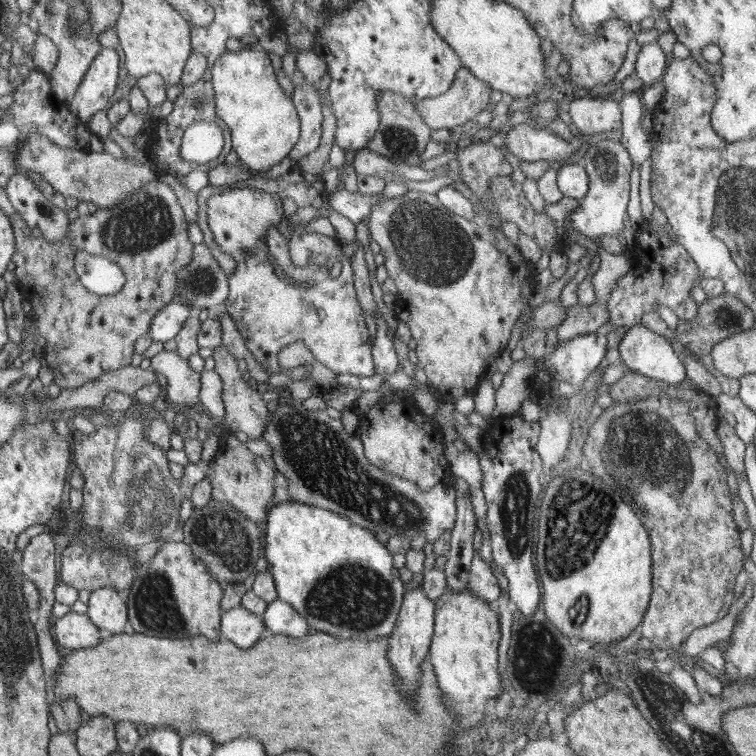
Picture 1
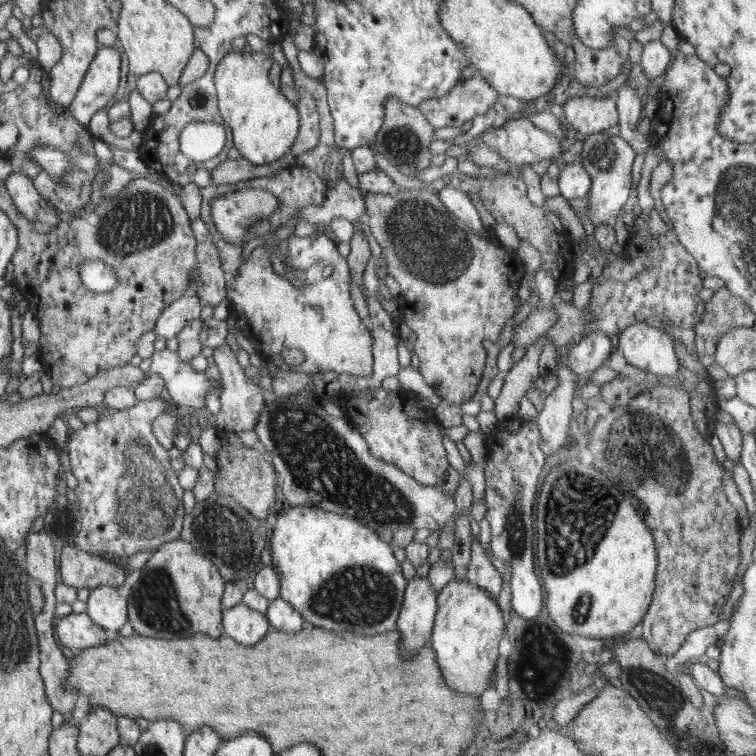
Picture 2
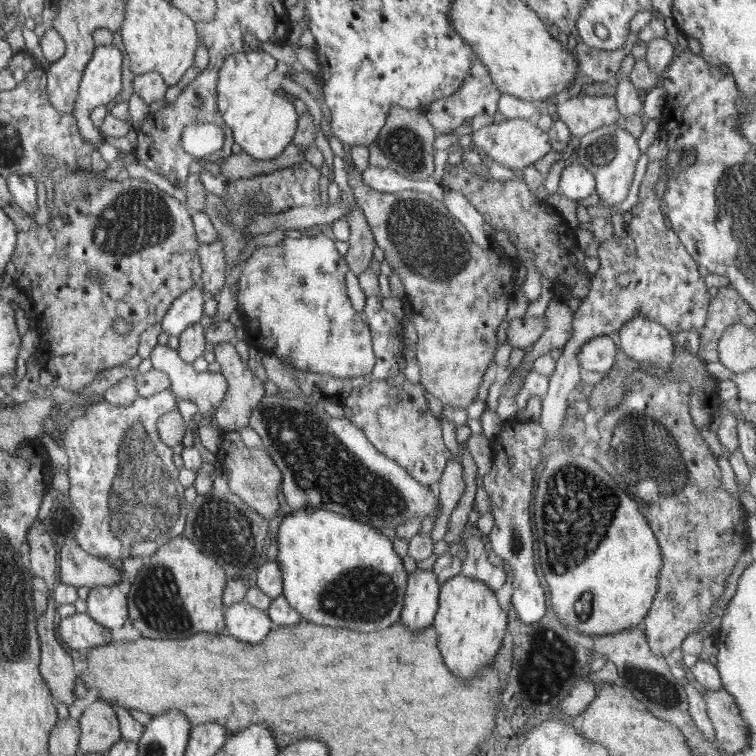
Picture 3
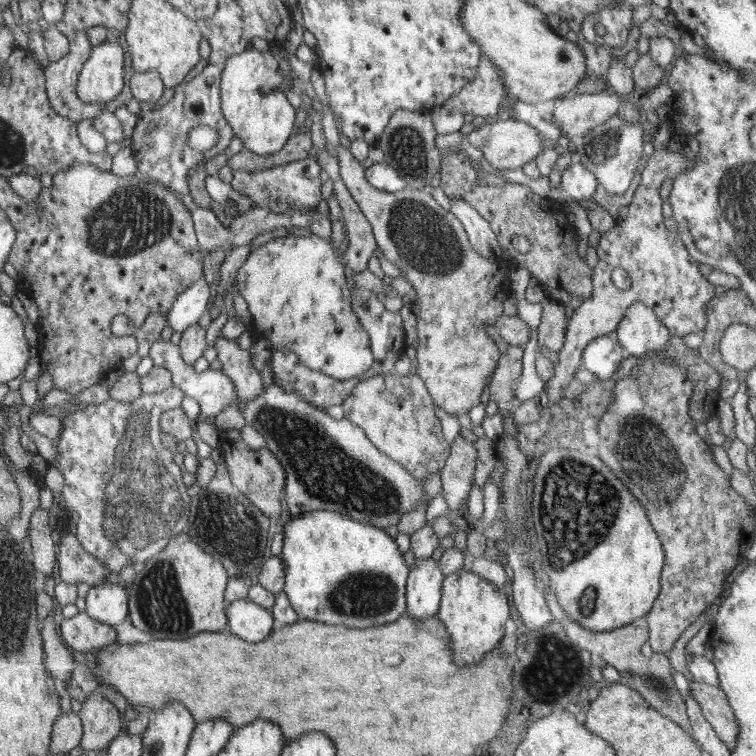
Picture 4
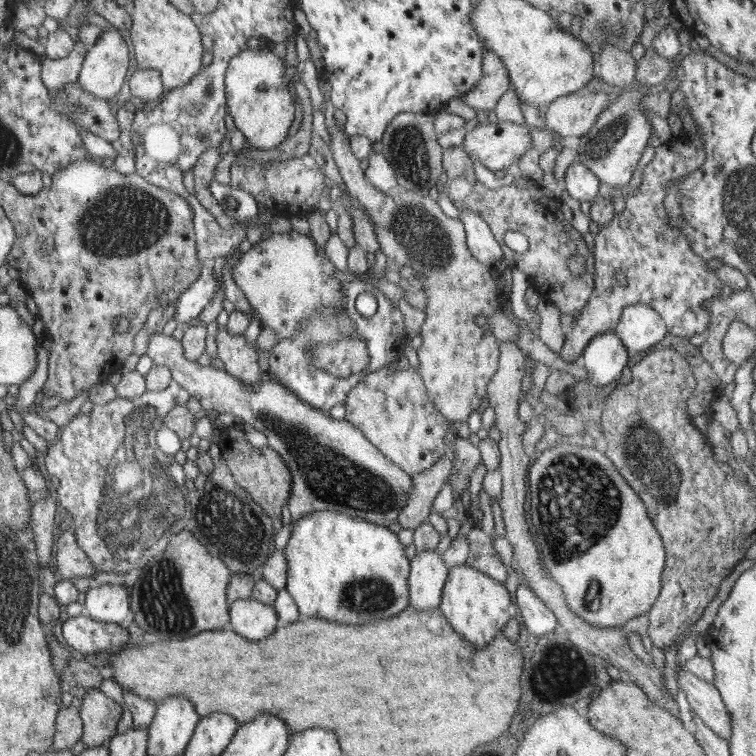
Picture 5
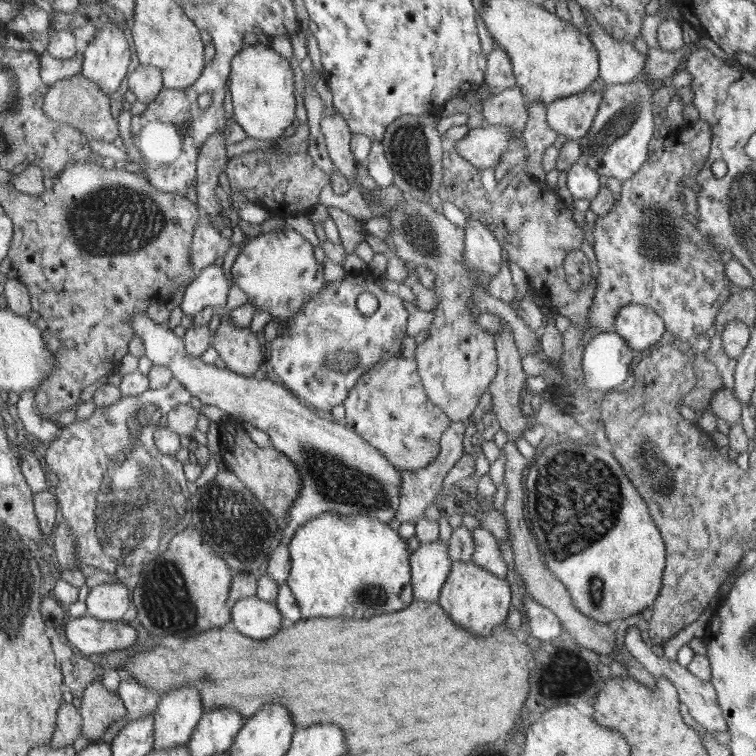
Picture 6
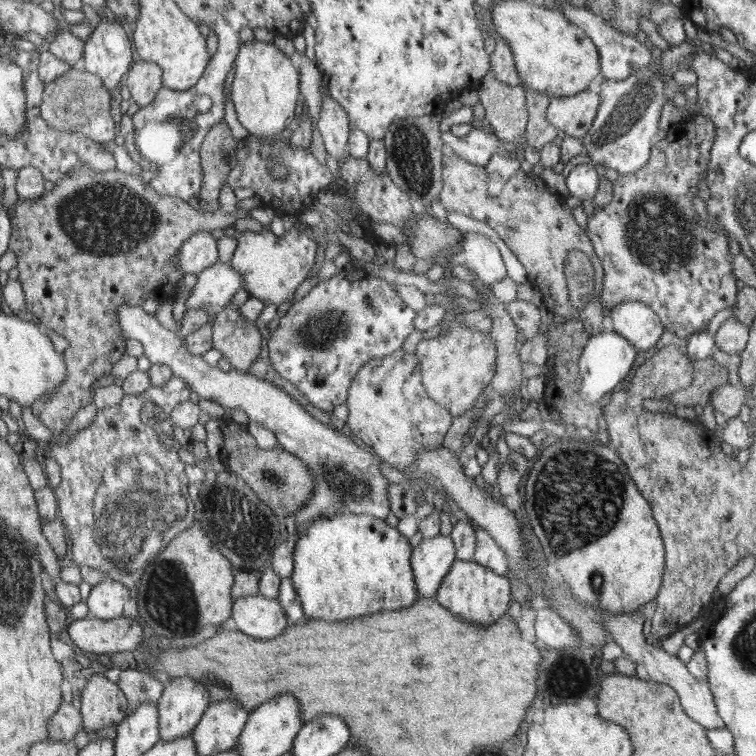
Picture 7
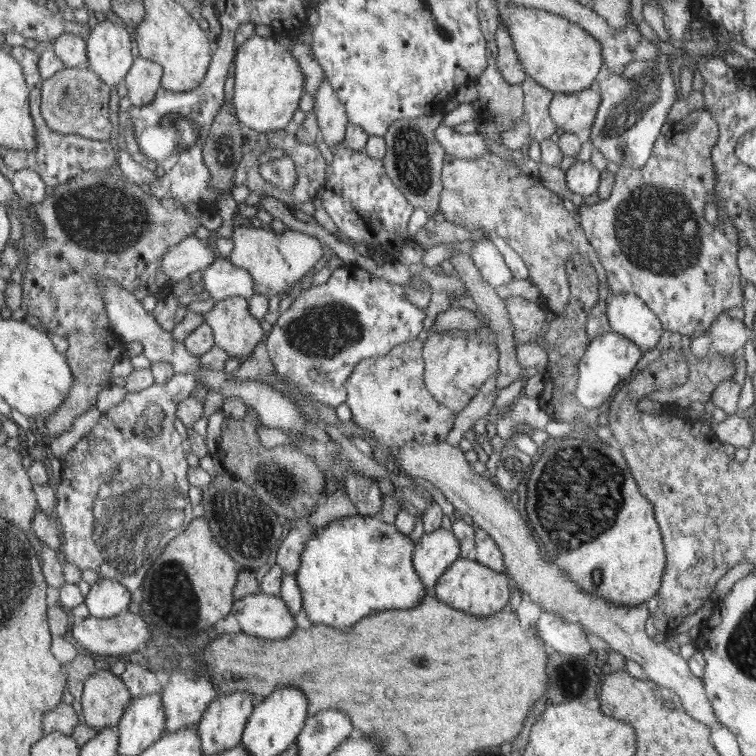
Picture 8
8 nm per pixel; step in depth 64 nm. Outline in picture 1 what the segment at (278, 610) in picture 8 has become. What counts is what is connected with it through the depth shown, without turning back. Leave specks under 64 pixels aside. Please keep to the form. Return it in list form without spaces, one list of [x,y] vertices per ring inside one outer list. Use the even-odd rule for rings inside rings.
[[[240,605],[225,612],[222,632],[222,637],[231,640],[236,646],[250,649],[266,634],[265,621],[262,616],[252,614]]]

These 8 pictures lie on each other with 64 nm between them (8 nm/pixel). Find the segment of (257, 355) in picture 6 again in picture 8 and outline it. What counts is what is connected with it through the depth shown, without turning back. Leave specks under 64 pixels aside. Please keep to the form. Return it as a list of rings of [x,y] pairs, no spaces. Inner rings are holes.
[[[235,296],[216,301],[207,312],[204,313],[204,322],[213,328],[216,344],[229,354],[229,358],[241,357],[244,362],[254,350],[254,346],[264,336],[260,320],[256,320],[249,311],[249,301]]]

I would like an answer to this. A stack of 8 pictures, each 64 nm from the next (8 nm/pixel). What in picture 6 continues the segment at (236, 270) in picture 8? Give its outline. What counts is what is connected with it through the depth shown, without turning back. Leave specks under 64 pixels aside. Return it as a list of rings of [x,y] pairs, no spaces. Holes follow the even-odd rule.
[[[210,265],[197,272],[196,278],[186,287],[181,301],[185,321],[207,306],[224,307],[230,288],[231,280],[226,278],[222,266]]]

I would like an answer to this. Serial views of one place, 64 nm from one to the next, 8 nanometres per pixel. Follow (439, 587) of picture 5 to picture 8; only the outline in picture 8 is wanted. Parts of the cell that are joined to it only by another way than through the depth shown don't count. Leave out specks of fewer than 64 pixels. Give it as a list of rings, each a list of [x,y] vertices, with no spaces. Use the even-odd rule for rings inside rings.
[[[438,528],[424,533],[414,550],[414,566],[426,590],[433,591],[449,566],[461,557],[461,544],[452,531]]]

